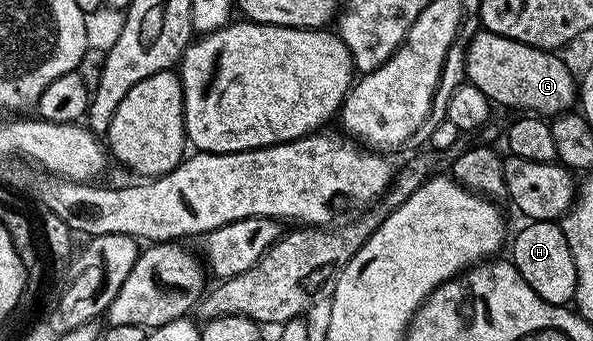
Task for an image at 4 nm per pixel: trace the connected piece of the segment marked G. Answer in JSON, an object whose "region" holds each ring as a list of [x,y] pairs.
{"region":[[[486,29],[474,35],[471,44],[467,46],[465,75],[474,87],[485,93],[492,104],[523,107],[519,109],[527,113],[538,113],[543,117],[568,112],[577,99],[575,75],[562,63],[558,54],[518,43]]]}

